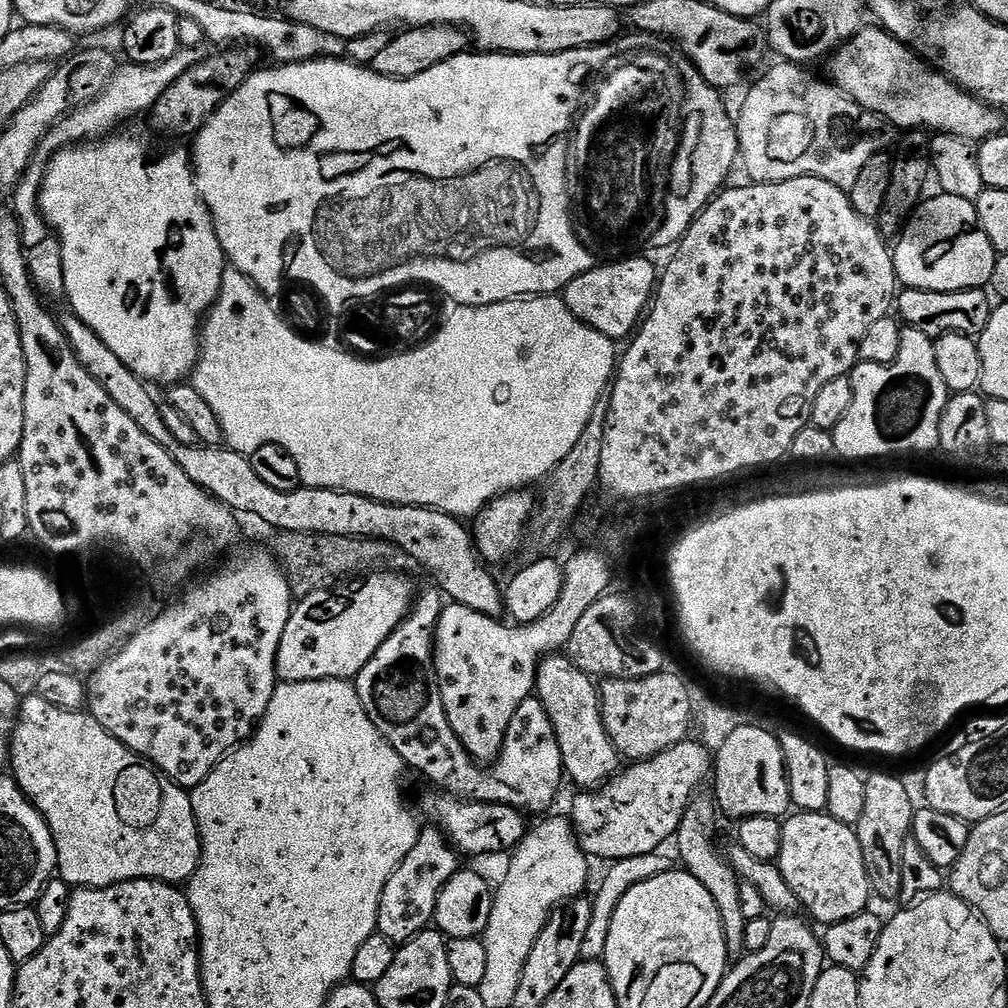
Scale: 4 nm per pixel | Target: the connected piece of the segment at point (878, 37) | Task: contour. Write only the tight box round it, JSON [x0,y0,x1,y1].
[827,26,1005,142]

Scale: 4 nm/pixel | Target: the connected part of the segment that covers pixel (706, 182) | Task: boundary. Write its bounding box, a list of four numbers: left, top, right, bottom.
[660,58,740,250]

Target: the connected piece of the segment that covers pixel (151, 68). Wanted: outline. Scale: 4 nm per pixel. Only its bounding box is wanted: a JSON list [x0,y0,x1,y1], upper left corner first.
[46,54,190,150]

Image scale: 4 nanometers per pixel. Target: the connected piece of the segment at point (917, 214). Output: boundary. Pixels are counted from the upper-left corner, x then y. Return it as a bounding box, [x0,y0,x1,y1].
[892,195,998,292]

